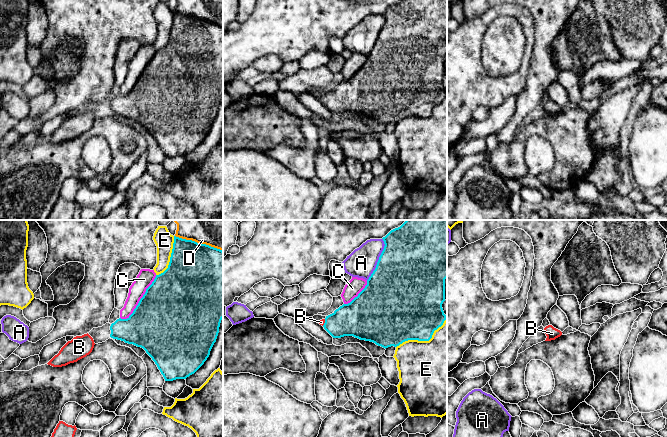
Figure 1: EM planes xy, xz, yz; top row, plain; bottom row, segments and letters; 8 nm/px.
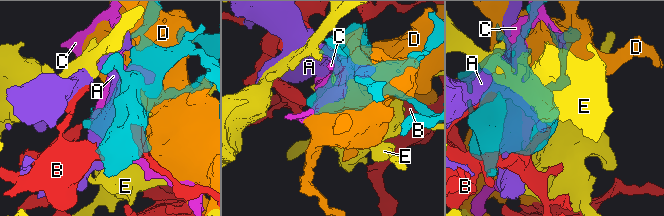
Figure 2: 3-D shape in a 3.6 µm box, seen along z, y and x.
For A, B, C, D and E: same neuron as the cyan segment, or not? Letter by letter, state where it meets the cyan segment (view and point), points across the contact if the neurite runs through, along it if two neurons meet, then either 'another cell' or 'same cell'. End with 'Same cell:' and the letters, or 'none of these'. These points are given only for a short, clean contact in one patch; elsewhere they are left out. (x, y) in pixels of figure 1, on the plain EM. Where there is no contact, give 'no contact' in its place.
A: meets cyan in xz at (379, 35); another cell
B: meets cyan in xz at (325, 98); runs through xz (356, 95), (343, 98), (325, 98), (321, 98); same cell
C: meets cyan in xy at (140, 75); another cell
D: meets cyan in xy at (199, 19); another cell
E: meets cyan in xz at (424, 116); another cell
Same cell: B

